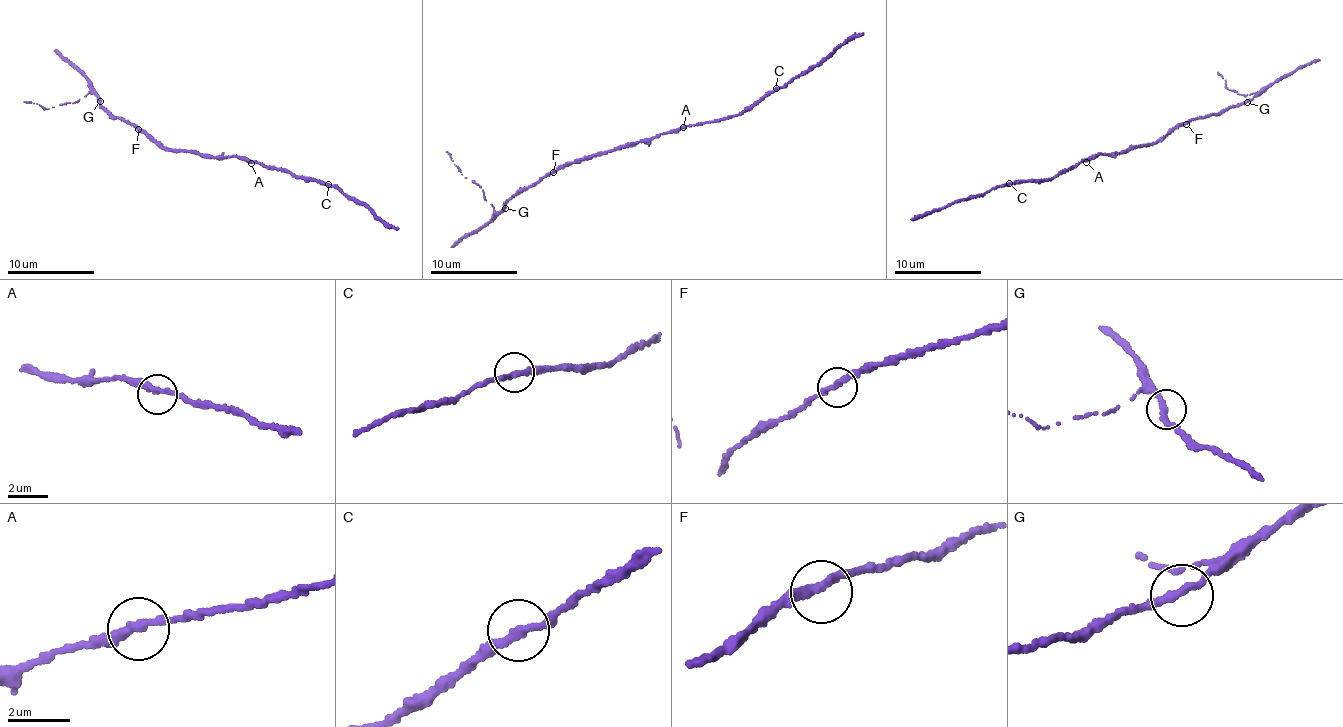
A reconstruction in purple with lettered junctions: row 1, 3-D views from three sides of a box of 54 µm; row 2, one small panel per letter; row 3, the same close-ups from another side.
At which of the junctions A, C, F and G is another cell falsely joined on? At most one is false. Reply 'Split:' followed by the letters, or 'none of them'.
Split: none of them

